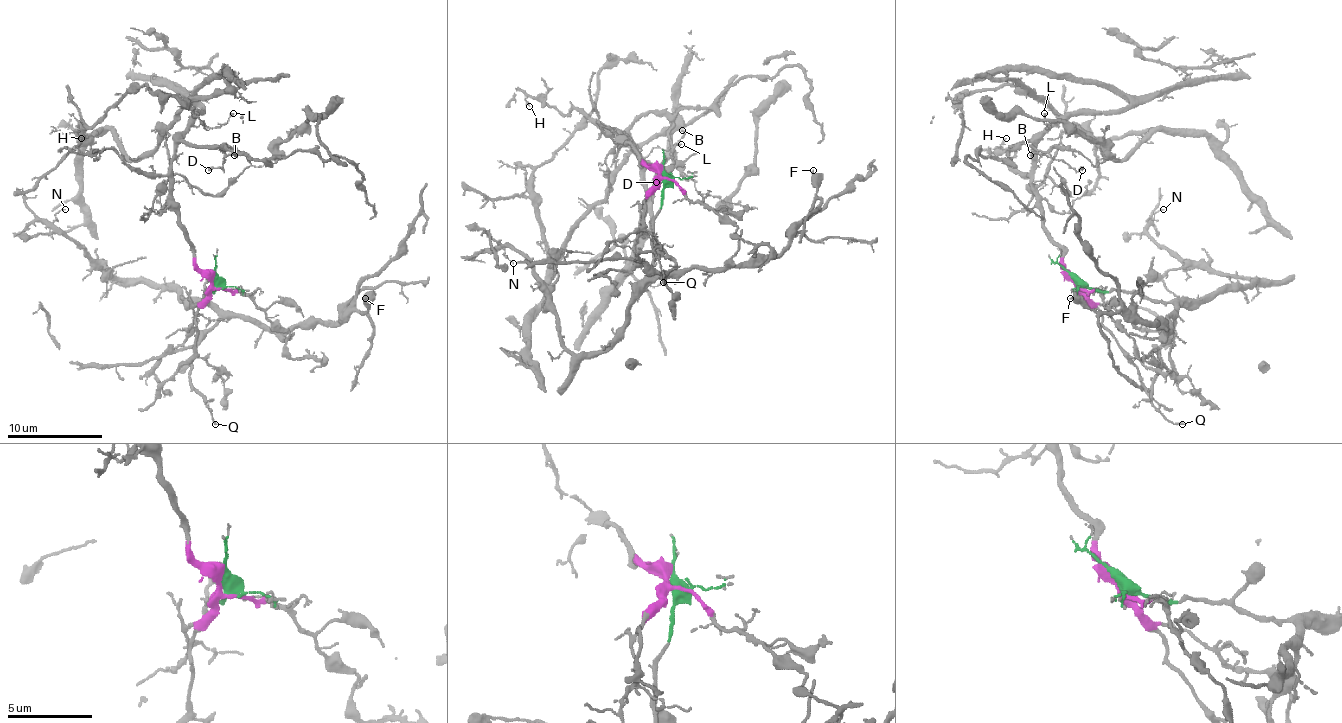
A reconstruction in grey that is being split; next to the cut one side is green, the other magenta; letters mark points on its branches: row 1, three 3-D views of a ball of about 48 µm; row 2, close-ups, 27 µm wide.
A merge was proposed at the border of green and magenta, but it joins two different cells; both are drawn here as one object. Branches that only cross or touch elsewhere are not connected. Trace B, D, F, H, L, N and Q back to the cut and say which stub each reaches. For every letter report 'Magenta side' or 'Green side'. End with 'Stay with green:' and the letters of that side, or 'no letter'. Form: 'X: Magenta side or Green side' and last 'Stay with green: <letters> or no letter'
B: Magenta side
D: Magenta side
F: Green side
H: Magenta side
L: Magenta side
N: Green side
Q: Green side
Stay with green: F, N, Q

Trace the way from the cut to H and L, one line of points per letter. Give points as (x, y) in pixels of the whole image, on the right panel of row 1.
H: (1076, 282), (1062, 263), (1062, 249), (1041, 220), (1029, 175), (1010, 166), (1012, 149), (998, 154), (1005, 138)
L: (1076, 282), (1041, 220), (1031, 185), (1036, 142), (1057, 126), (1050, 121), (1048, 128), (1043, 114)

